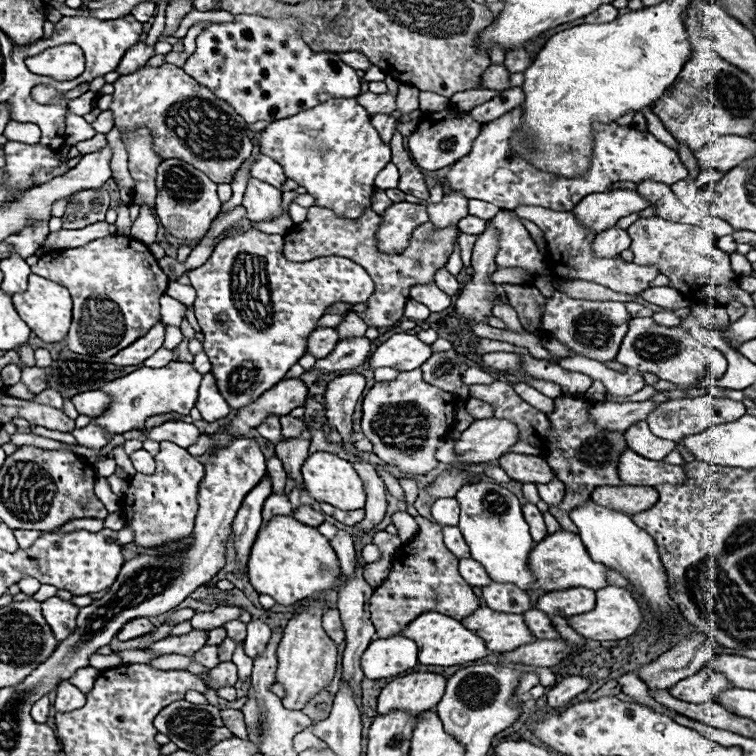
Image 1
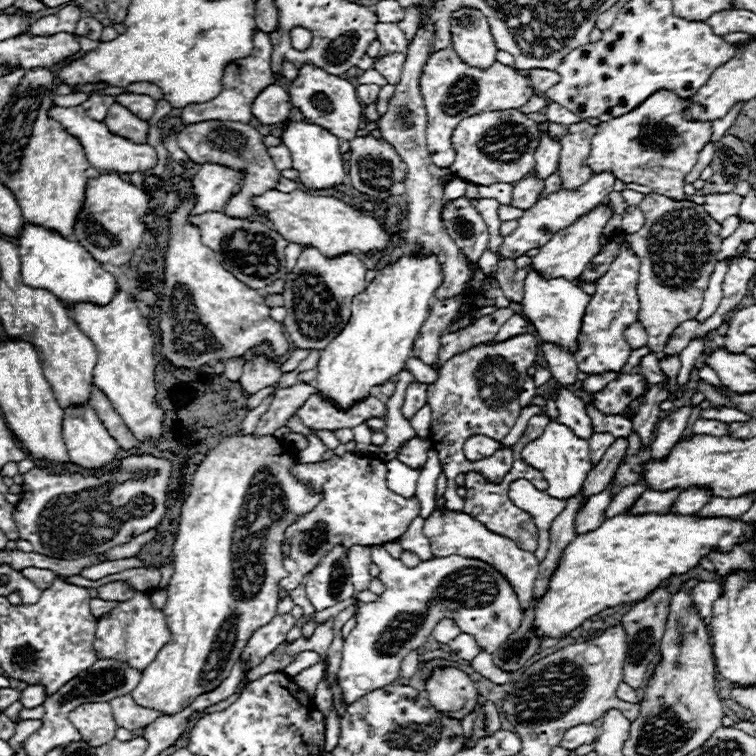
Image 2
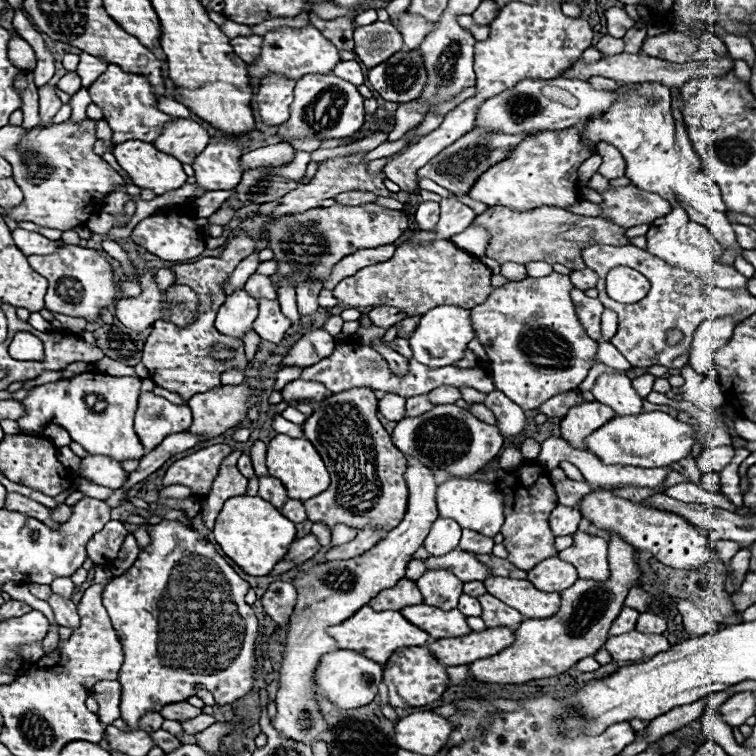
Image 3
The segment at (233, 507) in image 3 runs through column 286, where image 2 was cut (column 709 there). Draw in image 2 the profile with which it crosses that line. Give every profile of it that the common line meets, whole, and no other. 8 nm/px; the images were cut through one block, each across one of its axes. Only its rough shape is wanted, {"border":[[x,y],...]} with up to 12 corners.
{"border":[[618,514],[564,548],[536,602],[562,638],[642,600],[708,550],[752,542],[730,518]]}

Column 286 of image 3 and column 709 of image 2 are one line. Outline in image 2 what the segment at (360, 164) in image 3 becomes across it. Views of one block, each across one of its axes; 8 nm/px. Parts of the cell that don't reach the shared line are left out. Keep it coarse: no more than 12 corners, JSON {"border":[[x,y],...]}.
{"border":[[706,194],[704,210],[724,222],[738,214],[742,196]]}

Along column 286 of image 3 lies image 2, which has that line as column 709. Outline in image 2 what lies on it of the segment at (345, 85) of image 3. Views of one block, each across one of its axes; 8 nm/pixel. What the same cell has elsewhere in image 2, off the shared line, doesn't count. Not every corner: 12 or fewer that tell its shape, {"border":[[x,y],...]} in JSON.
{"border":[[658,90],[596,126],[586,166],[684,200],[712,122]]}

